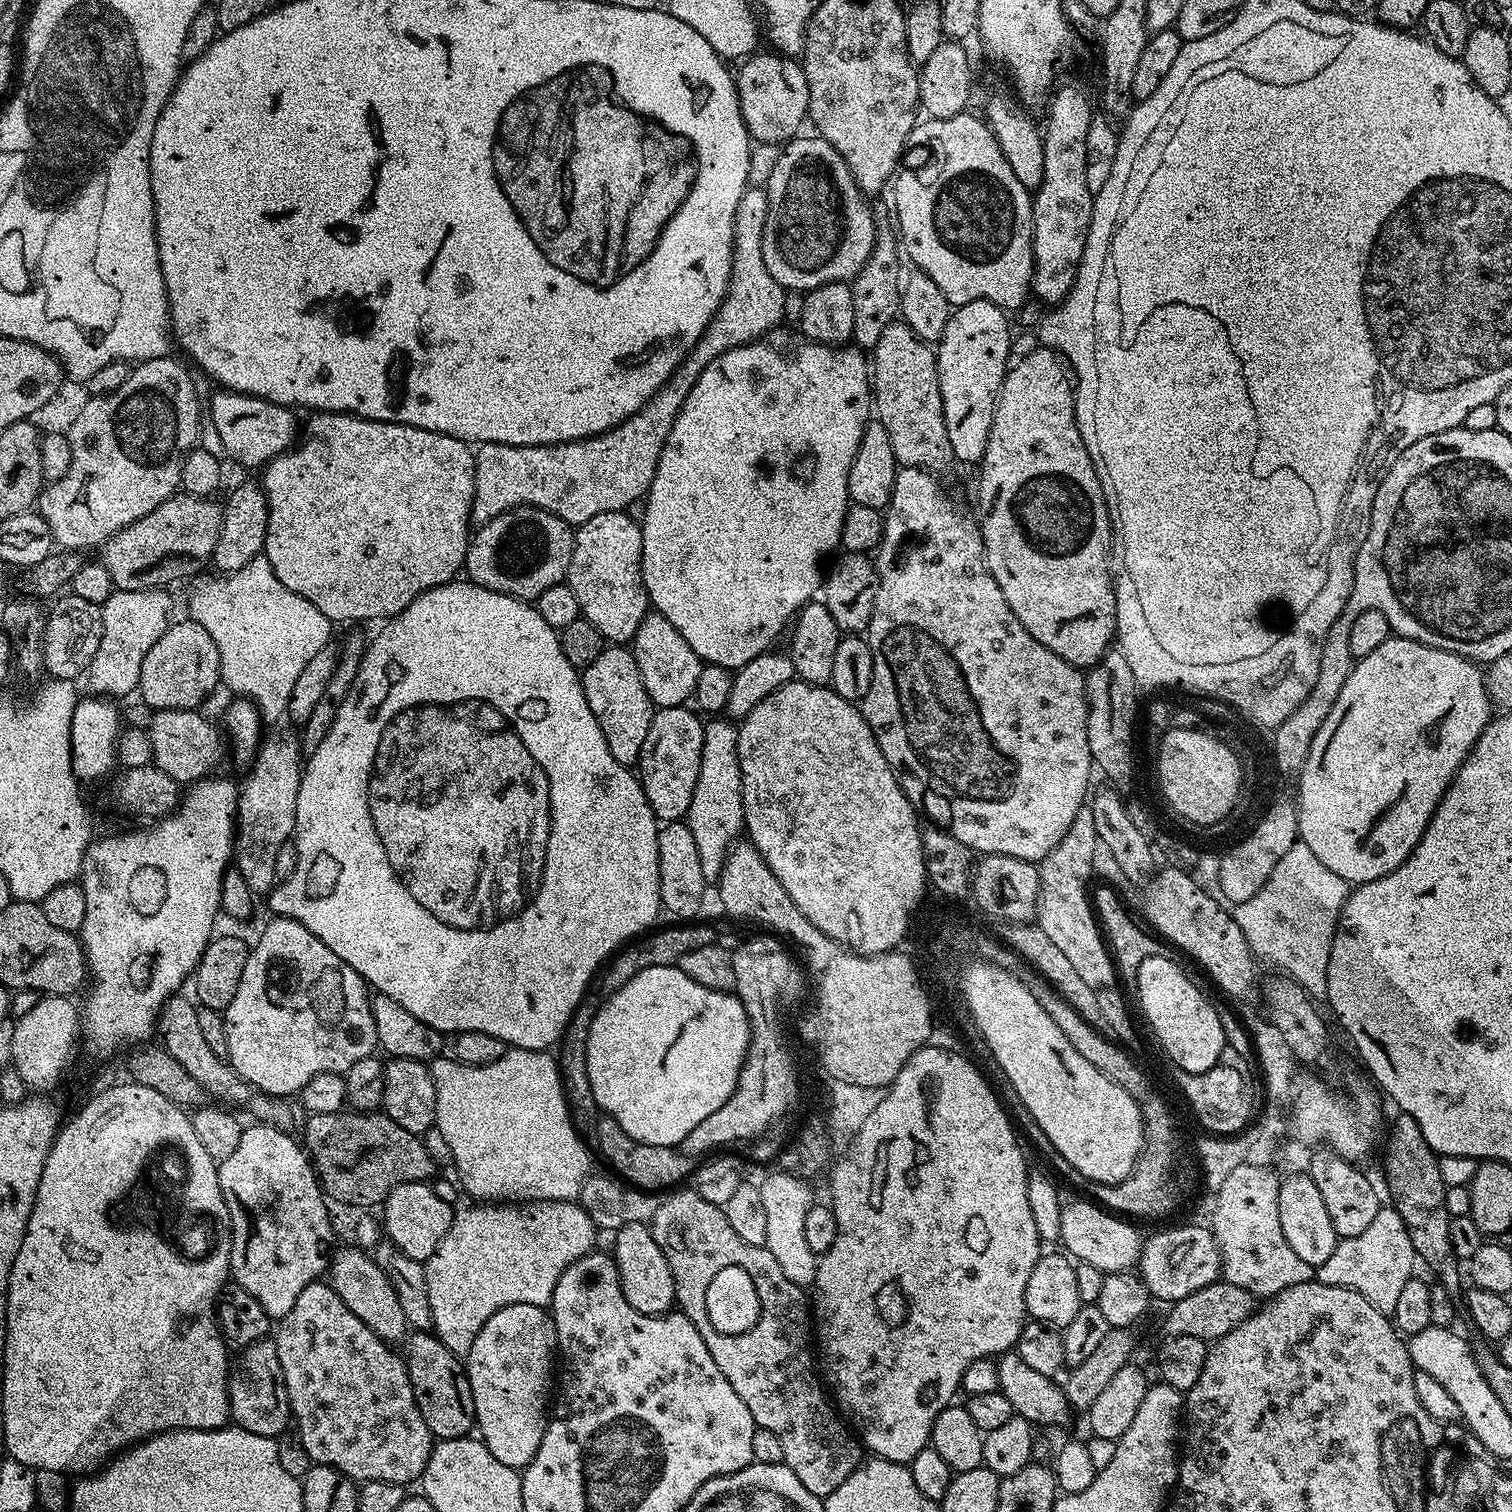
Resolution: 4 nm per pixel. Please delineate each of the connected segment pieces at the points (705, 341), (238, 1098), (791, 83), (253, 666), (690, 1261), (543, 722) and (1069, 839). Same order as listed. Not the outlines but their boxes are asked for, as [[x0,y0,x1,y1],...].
[[471,248,784,526],[158,994,292,1130],[734,54,808,146],[187,554,333,721],[650,1190,861,1498],[267,578,662,1050],[1035,806,1118,990]]

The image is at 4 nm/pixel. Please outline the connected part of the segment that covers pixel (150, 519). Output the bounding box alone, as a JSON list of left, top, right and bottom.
[99,494,224,590]

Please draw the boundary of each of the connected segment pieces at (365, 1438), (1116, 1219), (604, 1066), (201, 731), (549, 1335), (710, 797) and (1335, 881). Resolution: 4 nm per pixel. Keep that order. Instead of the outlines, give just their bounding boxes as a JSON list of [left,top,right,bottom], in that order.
[[274,1282,434,1486],[1059,1198,1142,1274],[586,965,749,1147],[146,708,226,786],[466,1304,557,1470],[686,718,745,882],[1231,840,1350,997]]

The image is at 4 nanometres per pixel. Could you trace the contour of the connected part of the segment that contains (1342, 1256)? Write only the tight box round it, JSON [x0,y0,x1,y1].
[1314,1206,1418,1314]

